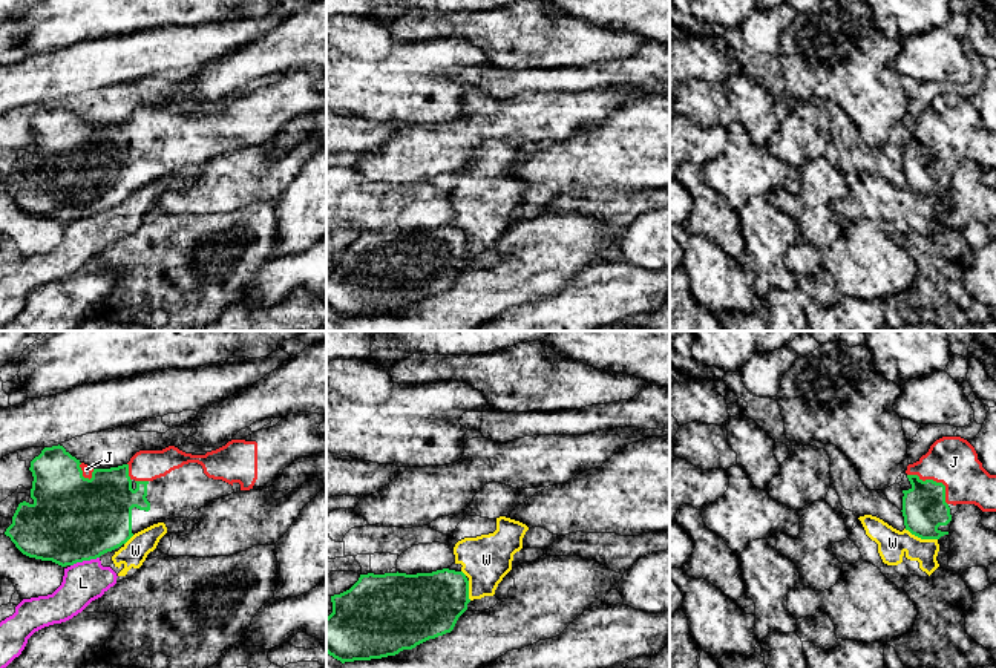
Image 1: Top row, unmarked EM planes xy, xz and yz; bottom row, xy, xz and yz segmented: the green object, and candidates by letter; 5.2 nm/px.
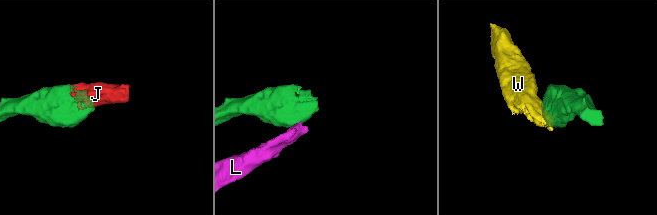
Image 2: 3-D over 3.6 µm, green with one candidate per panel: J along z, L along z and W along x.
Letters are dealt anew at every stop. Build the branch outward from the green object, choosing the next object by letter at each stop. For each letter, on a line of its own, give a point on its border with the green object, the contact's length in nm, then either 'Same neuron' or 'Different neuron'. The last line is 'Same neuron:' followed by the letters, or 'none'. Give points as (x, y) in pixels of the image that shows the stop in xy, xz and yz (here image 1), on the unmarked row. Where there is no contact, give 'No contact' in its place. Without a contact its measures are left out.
J: Touches green at yz (935, 138). Shared border 280 nm. Same neuron
L: Touches green at xy (85, 216). Shared border 160 nm. Different neuron
W: Touches green at yz (921, 195). Shared border 190 nm. Different neuron
Same neuron: J

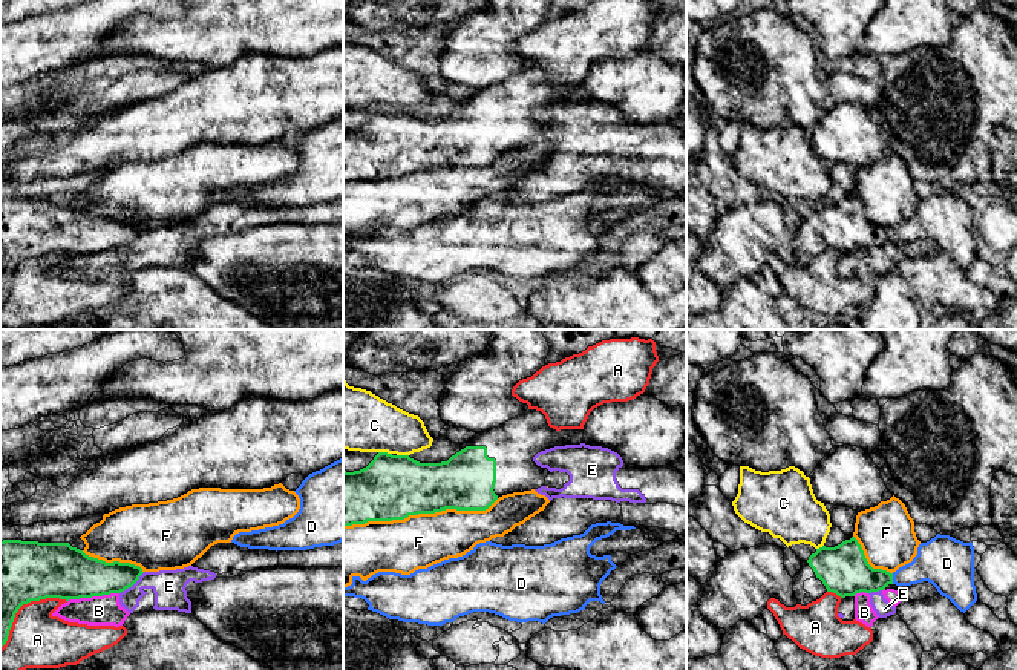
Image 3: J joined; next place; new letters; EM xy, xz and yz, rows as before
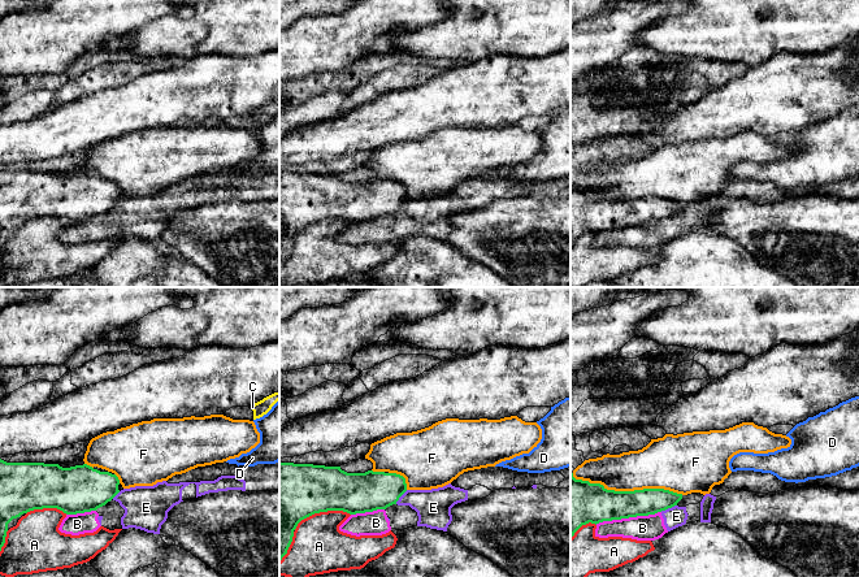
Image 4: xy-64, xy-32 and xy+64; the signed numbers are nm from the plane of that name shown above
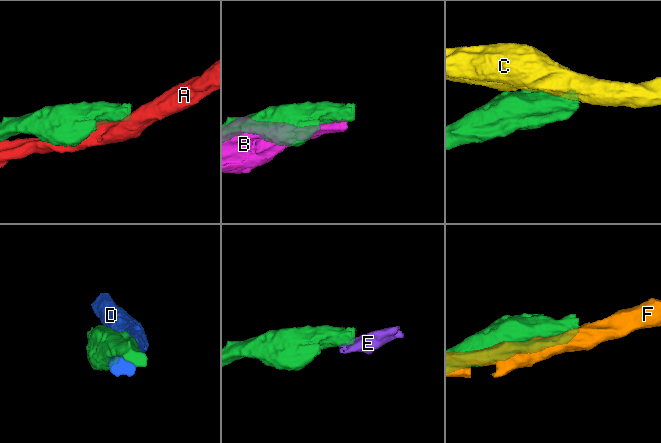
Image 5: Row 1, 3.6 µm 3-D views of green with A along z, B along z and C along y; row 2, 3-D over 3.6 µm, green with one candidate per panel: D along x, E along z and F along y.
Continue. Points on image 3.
A: Touches green at xy (22, 261). Shared border 440 nm. Different neuron
B: Touches green at xy (92, 252). Shared border 280 nm. Different neuron
C: Touches green at xz (385, 109). Shared border 70 nm. Different neuron
D: Touches green at yz (892, 235). Shared border 60 nm. Different neuron
E: Touches green at xy (132, 241). Shared border 180 nm. Different neuron
F: Touches green at xz (420, 169). Shared border 850 nm. Different neuron
Same neuron: none

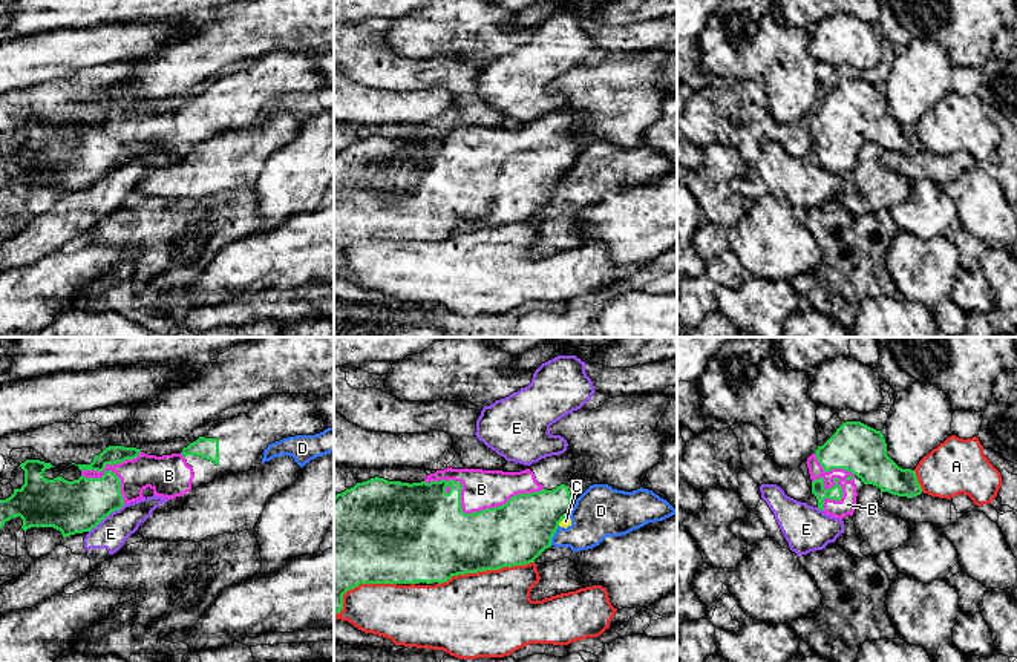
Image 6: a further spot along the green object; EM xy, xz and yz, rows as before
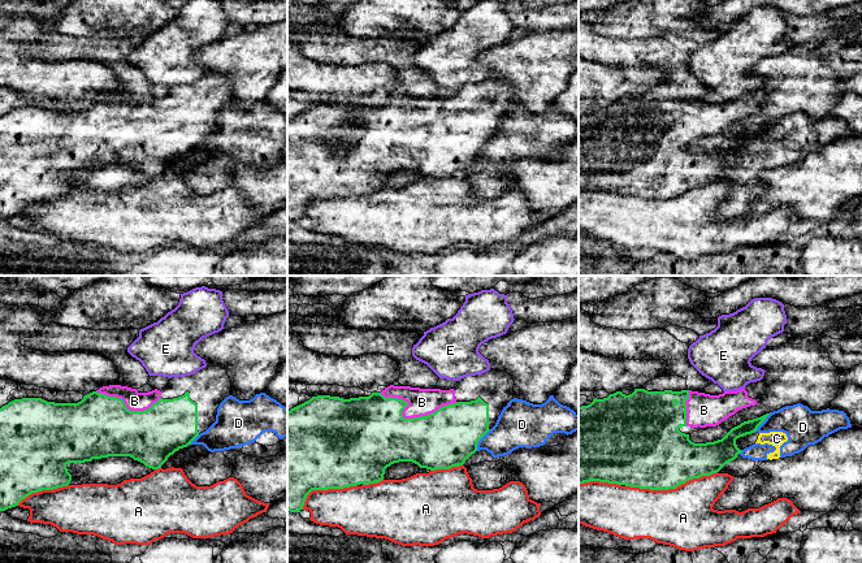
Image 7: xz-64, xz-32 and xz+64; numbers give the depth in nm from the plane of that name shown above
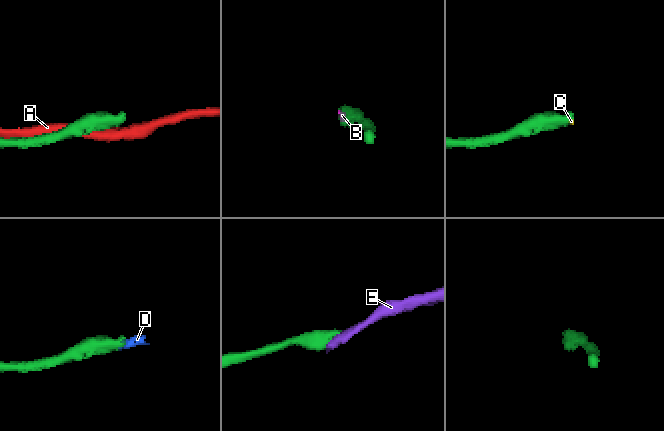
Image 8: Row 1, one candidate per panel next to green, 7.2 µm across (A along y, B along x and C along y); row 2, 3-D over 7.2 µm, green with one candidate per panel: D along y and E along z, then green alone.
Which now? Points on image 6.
A: Touches green at xz (486, 226). Shared border 500 nm. Different neuron
B: Touches green at xz (474, 169). Shared border 650 nm. Same neuron
C: Touches green at xz (562, 175). Shared border 80 nm. Different neuron
D: Touches green at xz (553, 190). Shared border 120 nm. Different neuron
E: Touches green at xy (106, 172). Shared border 240 nm. Different neuron
Same neuron: B

